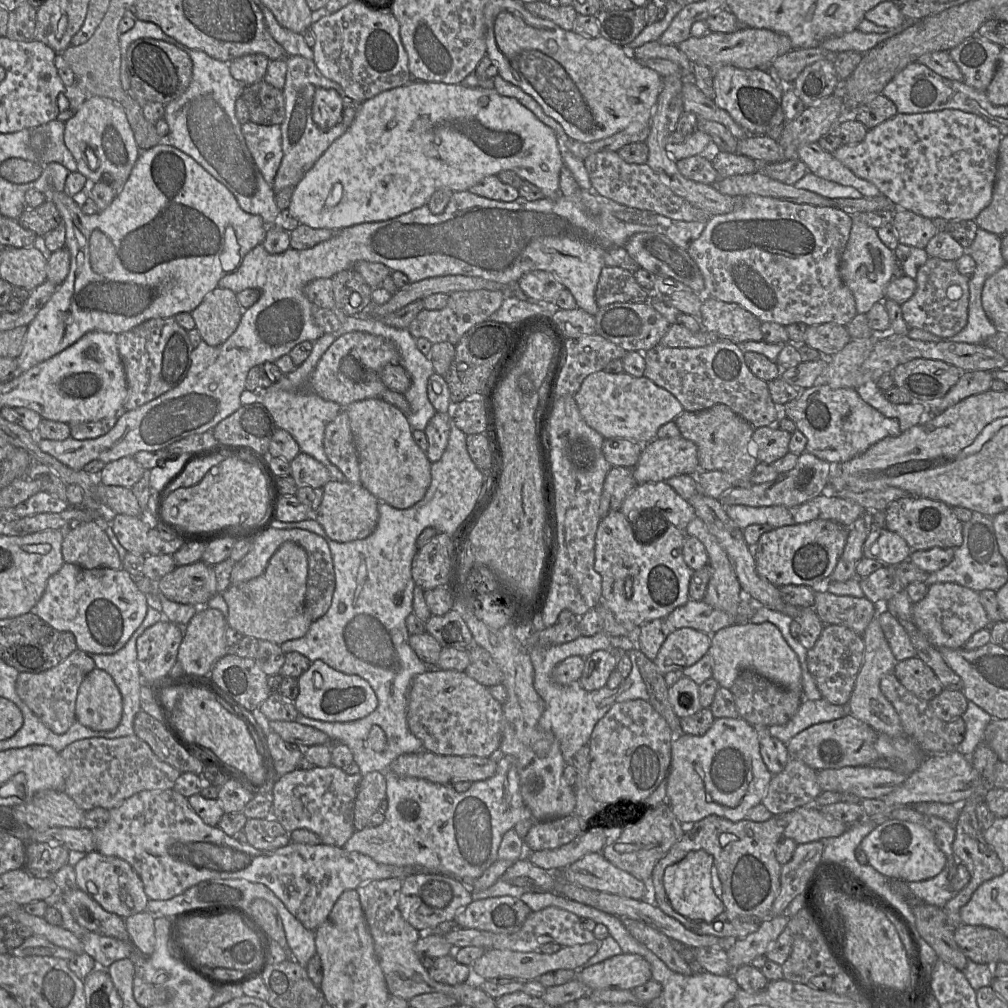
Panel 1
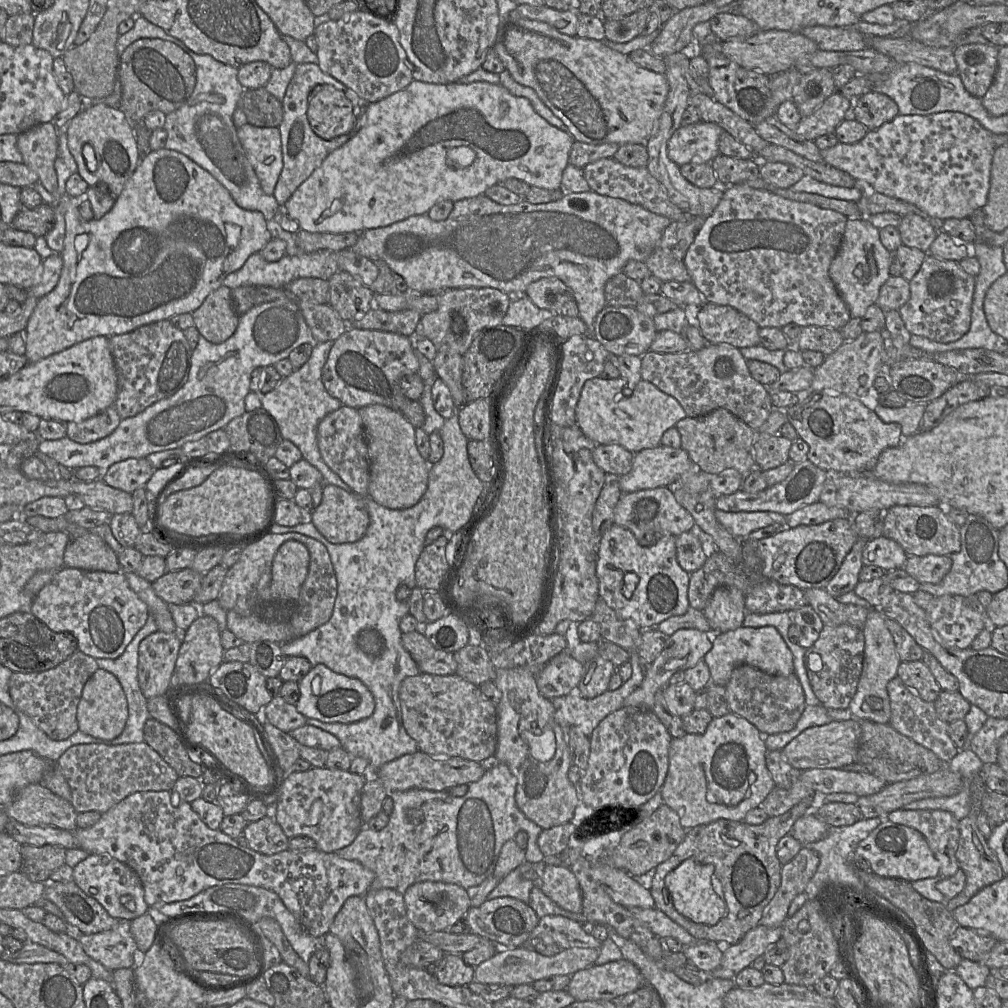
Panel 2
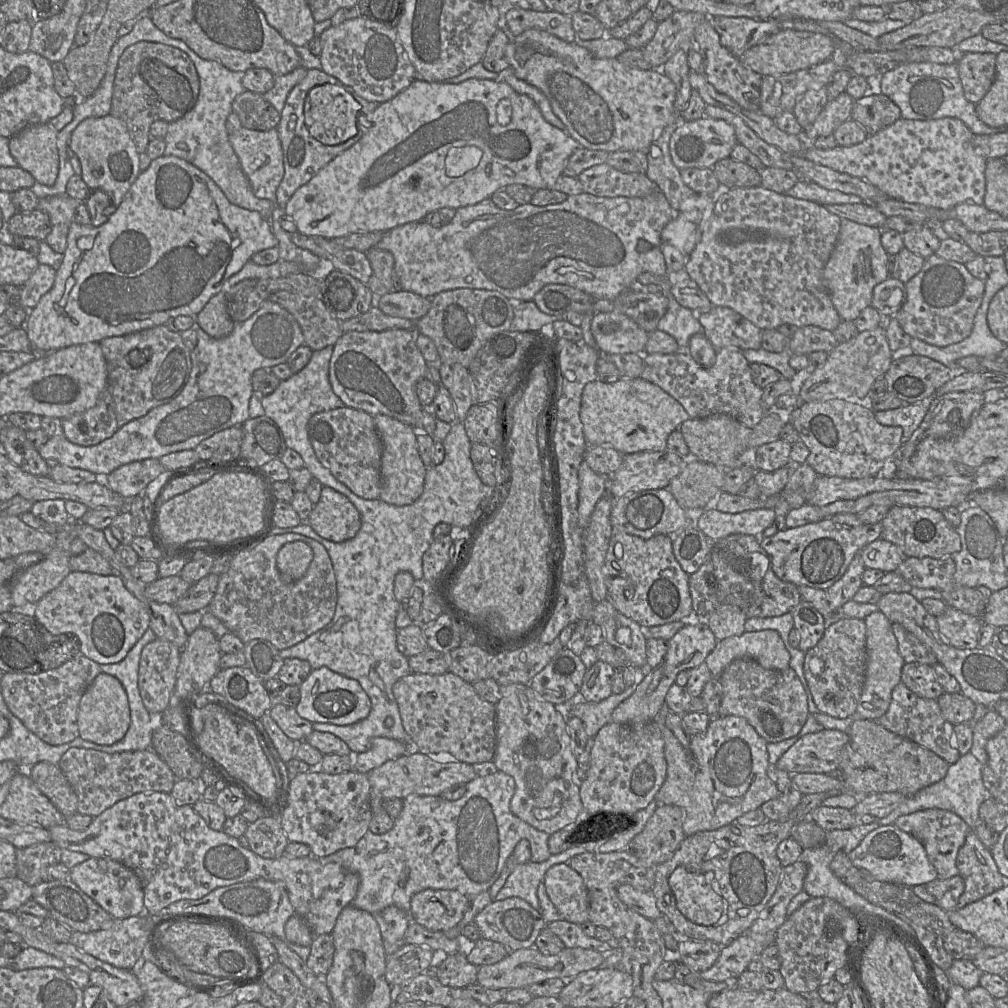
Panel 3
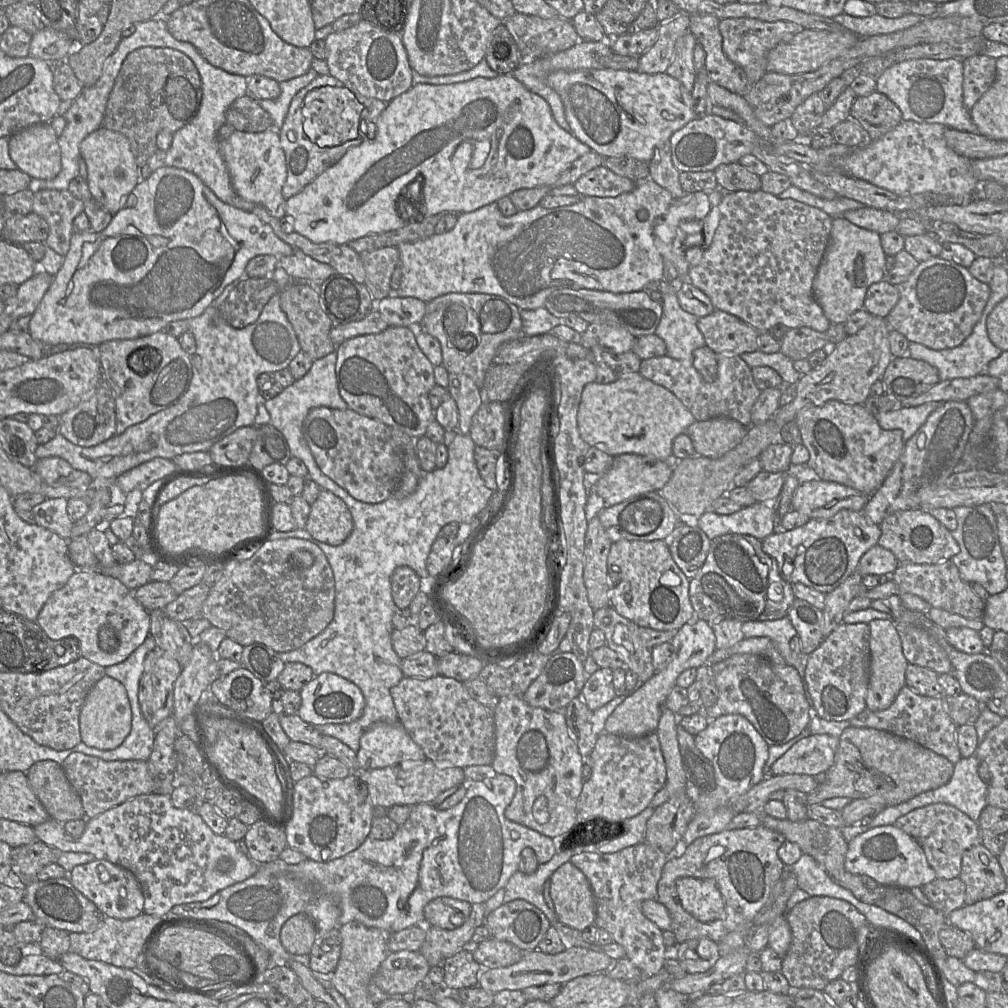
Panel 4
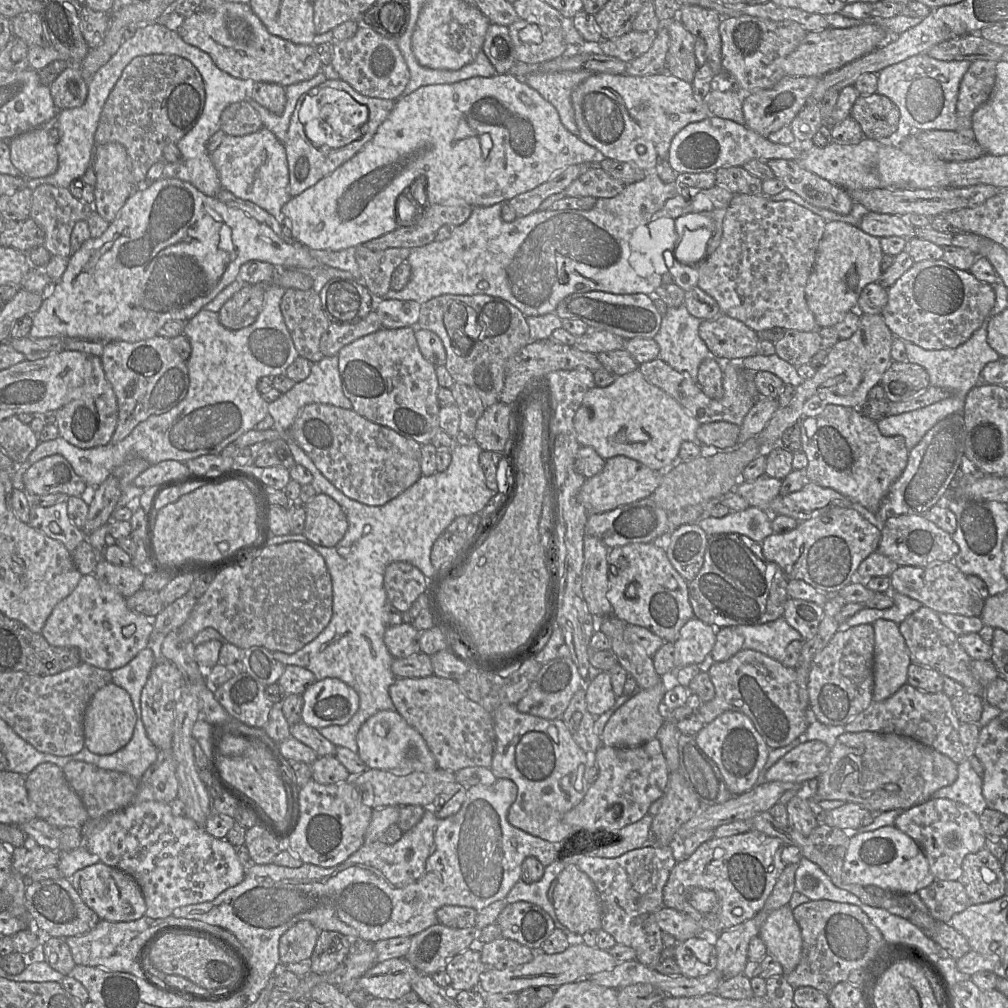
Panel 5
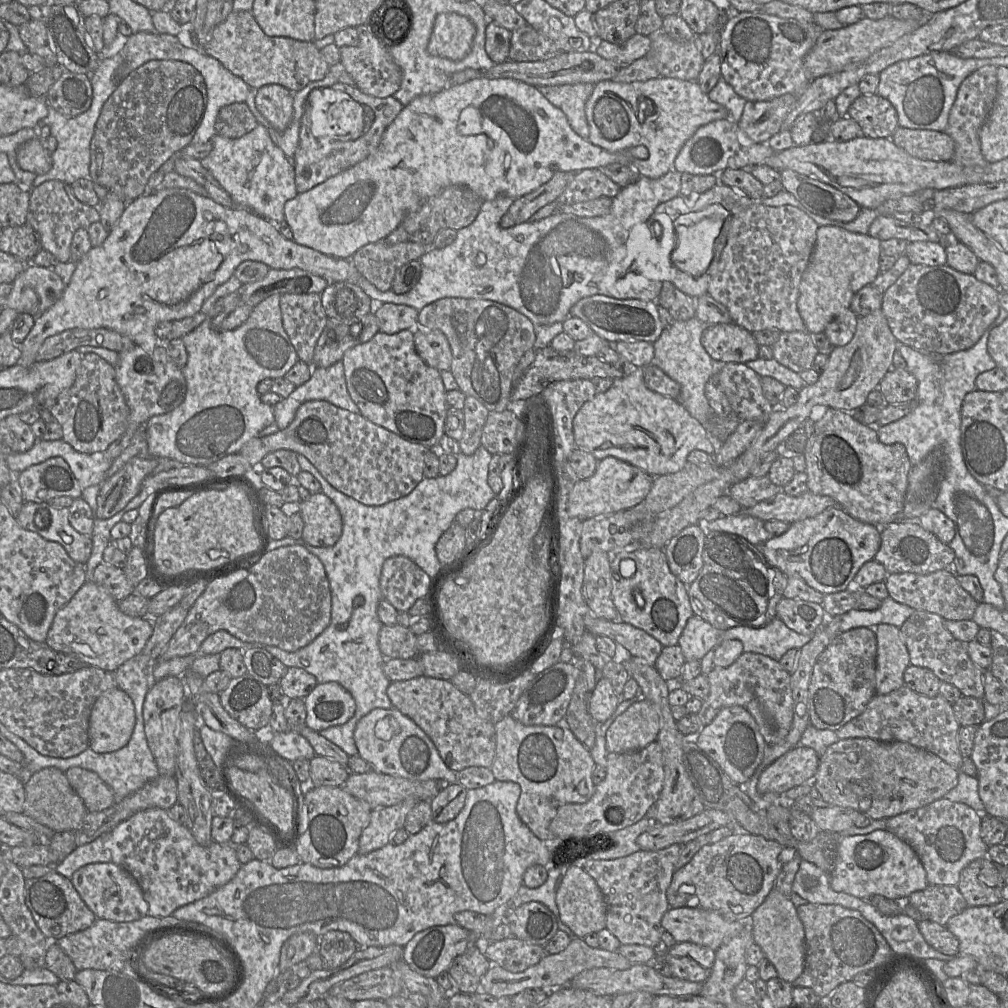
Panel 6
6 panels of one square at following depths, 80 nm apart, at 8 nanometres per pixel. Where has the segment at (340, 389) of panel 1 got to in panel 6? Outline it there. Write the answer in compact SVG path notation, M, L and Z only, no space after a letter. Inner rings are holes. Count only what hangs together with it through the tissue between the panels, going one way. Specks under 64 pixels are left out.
M406 329L395 334L379 331L369 341L347 350L342 363L348 392L361 415L409 442L437 449L439 440L445 434L444 423L449 408L446 390L440 371L428 366L418 355L413 330Z

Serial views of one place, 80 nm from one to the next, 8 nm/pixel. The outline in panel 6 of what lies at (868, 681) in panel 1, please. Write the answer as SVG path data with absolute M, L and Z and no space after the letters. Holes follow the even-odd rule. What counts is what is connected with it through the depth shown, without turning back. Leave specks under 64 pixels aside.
M890 624L875 627L877 640L876 657L876 694L887 695L904 686L904 672L910 666L910 658L900 628Z

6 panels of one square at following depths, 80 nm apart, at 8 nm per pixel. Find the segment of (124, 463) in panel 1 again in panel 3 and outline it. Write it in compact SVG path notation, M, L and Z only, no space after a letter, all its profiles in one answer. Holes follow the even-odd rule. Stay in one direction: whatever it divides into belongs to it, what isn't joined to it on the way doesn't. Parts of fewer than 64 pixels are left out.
M155 458L134 461L108 474L109 487L123 498L133 498L143 493L146 486L165 470Z

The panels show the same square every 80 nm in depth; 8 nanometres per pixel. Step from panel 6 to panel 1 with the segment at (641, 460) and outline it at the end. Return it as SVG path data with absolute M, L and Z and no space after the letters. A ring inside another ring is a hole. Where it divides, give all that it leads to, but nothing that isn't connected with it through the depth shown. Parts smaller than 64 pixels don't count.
M625 372L592 373L573 397L585 423L604 439L623 438L642 445L653 441L663 425L674 422L684 412L681 403L670 392L644 376L635 378Z

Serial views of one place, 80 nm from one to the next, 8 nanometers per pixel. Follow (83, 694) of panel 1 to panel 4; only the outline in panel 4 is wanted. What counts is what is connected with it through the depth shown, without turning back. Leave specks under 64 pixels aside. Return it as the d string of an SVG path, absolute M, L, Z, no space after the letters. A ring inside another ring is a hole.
M105 675L88 692L80 712L81 740L100 750L117 748L131 731L132 712L128 694L118 680Z

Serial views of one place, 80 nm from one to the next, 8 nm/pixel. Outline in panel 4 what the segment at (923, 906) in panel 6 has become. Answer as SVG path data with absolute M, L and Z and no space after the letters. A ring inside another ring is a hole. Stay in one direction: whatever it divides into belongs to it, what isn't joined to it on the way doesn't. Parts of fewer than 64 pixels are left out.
M959 876L953 879L936 878L921 888L931 905L945 916L965 905L965 884Z

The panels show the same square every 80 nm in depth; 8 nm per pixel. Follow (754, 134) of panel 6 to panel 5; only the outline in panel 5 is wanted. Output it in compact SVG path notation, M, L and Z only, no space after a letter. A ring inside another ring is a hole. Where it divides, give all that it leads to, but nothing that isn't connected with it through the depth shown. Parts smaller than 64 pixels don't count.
M785 76L770 89L744 94L745 126L764 137L784 126L790 126L792 120L810 101L820 79L821 77L816 76Z

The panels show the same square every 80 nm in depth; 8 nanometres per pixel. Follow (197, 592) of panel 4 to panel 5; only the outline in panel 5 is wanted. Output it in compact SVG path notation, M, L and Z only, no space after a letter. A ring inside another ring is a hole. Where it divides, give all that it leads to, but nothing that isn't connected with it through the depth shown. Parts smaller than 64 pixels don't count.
M184 595L177 600L175 600L173 603L169 604L168 606L165 606L161 612L159 612L153 620L153 631L150 634L149 637L149 644L148 647L152 649L154 652L154 665L155 660L162 661L167 660L163 659L162 653L161 653L161 645L165 639L165 637L173 630L178 630L180 626L182 626L186 620L188 619L191 611L193 610L196 602L198 599L194 598L190 595Z

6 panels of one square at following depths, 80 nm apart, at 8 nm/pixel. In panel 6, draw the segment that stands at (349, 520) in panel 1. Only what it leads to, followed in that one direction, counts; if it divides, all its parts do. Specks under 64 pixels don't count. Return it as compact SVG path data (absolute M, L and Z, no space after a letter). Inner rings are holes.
M323 492L300 503L304 522L302 539L316 547L332 547L340 538L343 521L339 509Z

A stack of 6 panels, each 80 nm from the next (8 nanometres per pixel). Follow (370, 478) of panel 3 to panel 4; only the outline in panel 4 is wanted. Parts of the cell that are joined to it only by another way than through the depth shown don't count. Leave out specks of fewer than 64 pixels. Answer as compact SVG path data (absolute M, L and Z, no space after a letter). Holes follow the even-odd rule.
M316 407L309 411L302 432L321 471L355 499L380 503L393 494L403 473L401 457L391 445L392 427L351 409Z

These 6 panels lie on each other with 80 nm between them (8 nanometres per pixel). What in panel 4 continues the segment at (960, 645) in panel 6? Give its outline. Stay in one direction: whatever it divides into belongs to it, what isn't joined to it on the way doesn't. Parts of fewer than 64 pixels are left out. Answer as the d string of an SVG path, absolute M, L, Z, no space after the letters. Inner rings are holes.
M894 622L894 627L908 663L929 668L938 675L952 674L952 664L946 651L927 631L901 622Z

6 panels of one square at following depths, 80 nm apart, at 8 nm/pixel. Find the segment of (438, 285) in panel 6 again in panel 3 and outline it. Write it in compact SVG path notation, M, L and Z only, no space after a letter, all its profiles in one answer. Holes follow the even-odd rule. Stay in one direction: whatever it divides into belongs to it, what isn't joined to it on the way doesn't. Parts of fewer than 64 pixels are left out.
M655 191L645 197L597 197L589 193L568 196L561 203L546 206L536 206L531 203L518 205L513 210L505 210L497 207L491 198L481 202L456 209L455 215L450 223L441 227L434 227L422 220L410 222L397 226L387 232L377 244L378 249L383 249L392 253L394 257L394 270L398 274L402 283L402 290L432 298L436 294L458 288L484 289L497 291L508 299L520 301L532 301L535 294L548 284L564 284L581 290L596 299L613 299L621 292L631 289L636 284L637 277L644 272L652 273L659 277L667 274L665 260L660 250L661 232L668 222L674 217L675 212L667 201L662 191Z

